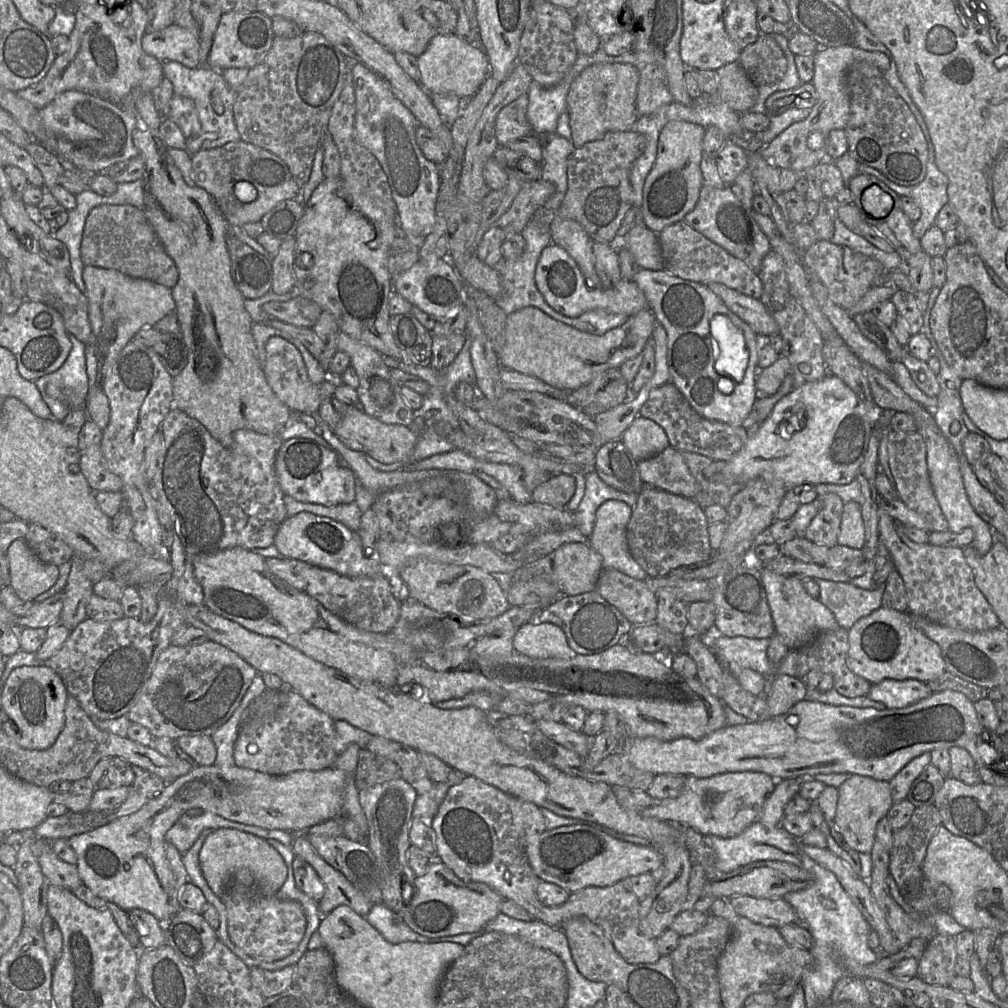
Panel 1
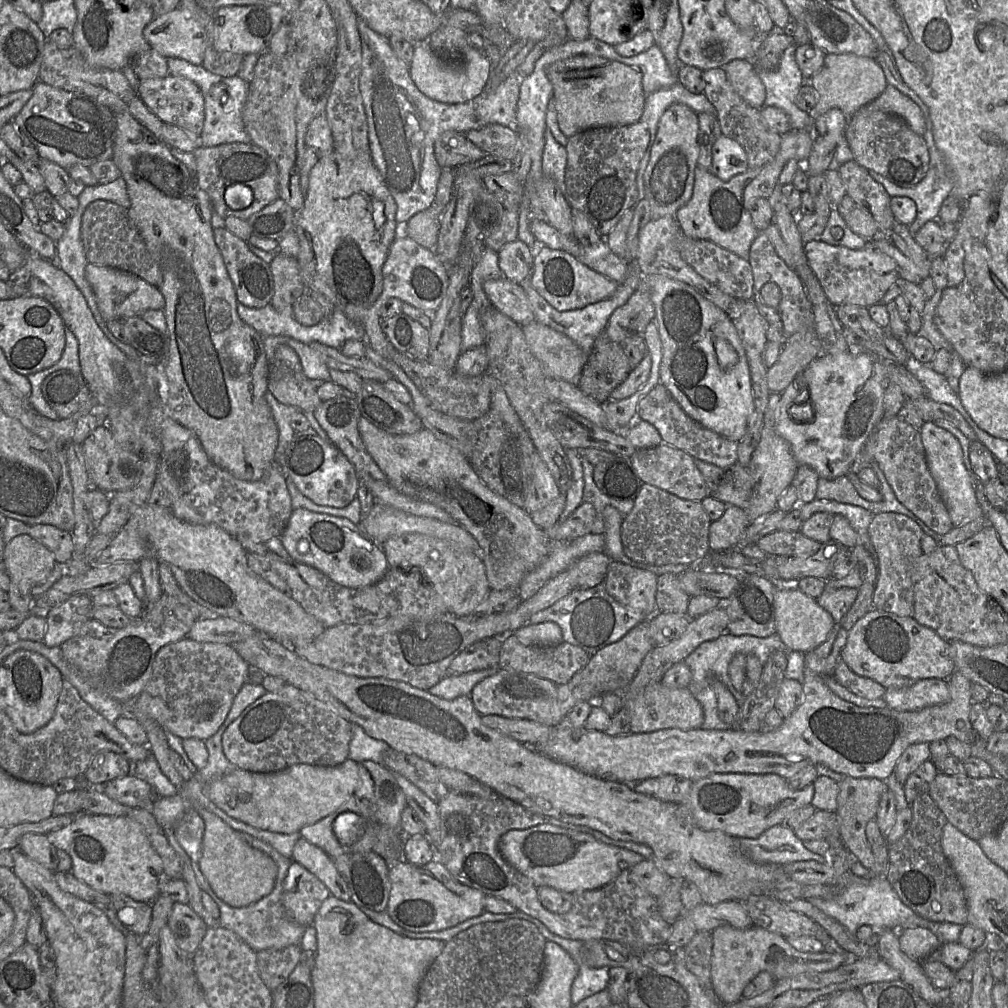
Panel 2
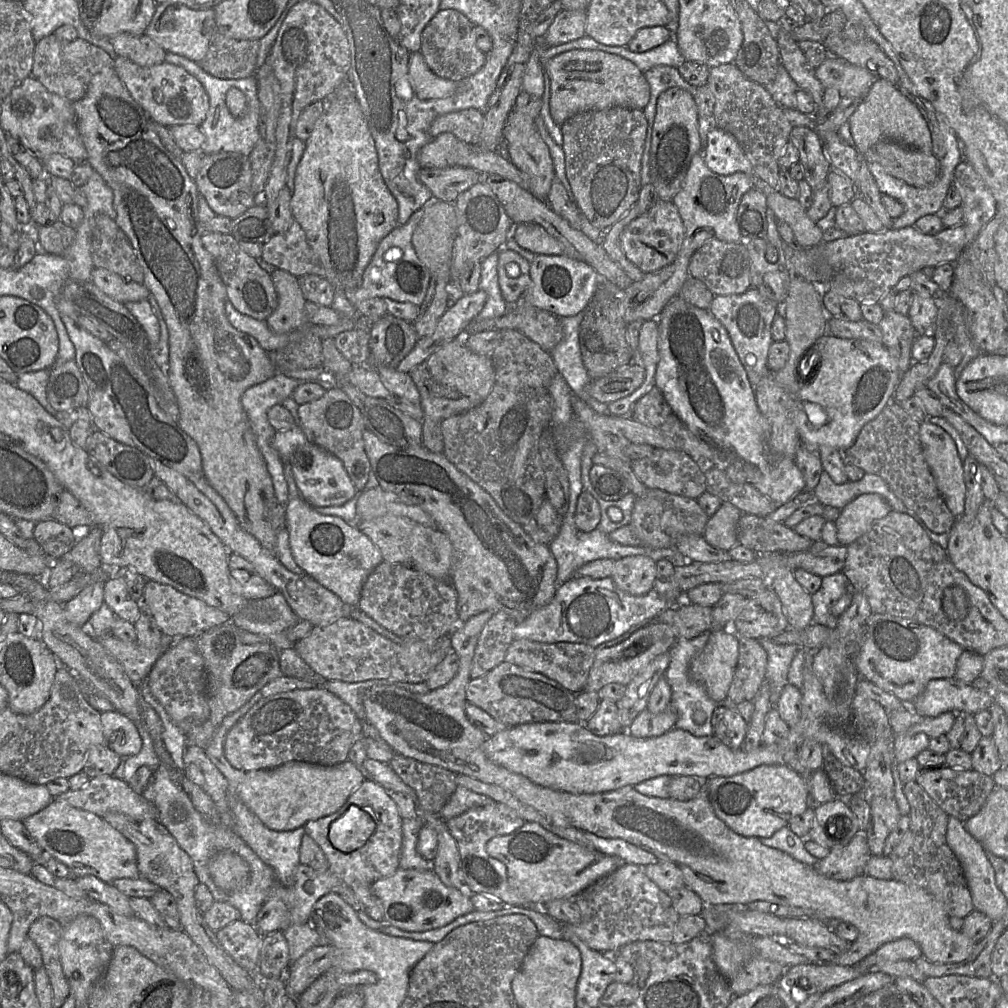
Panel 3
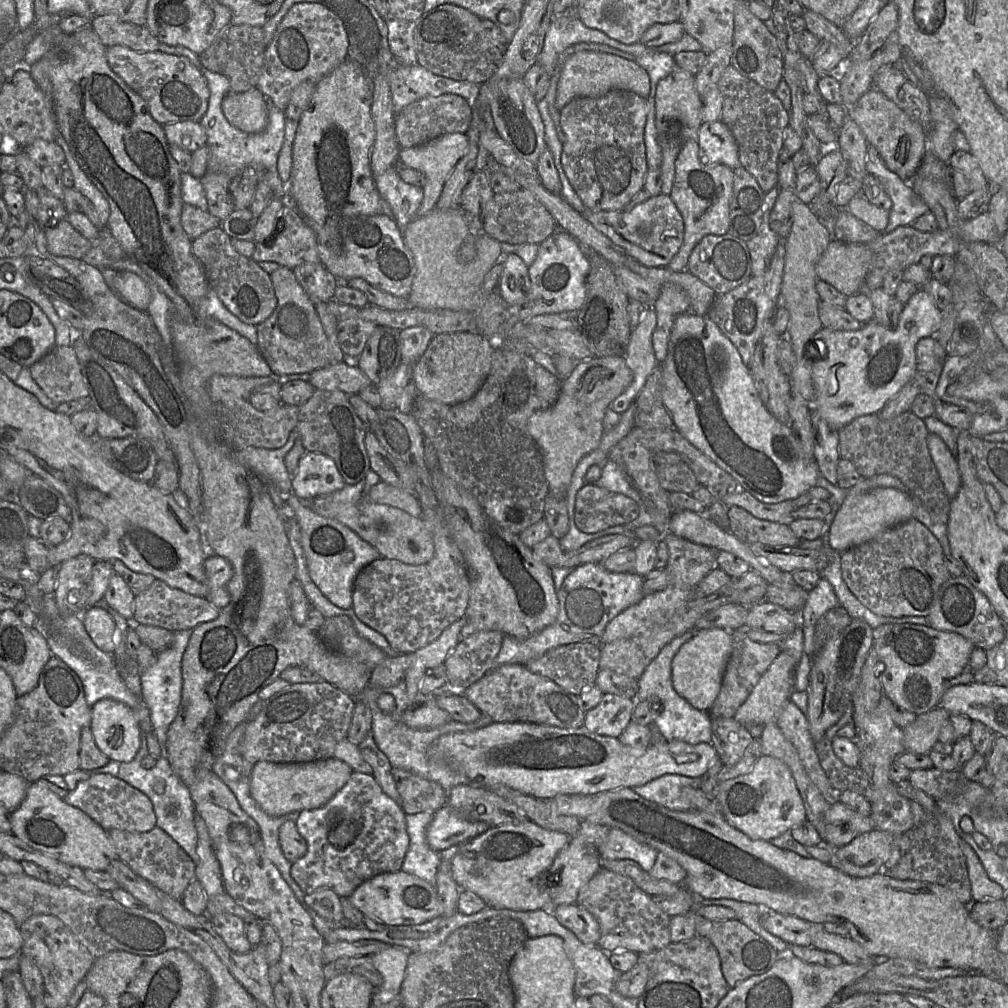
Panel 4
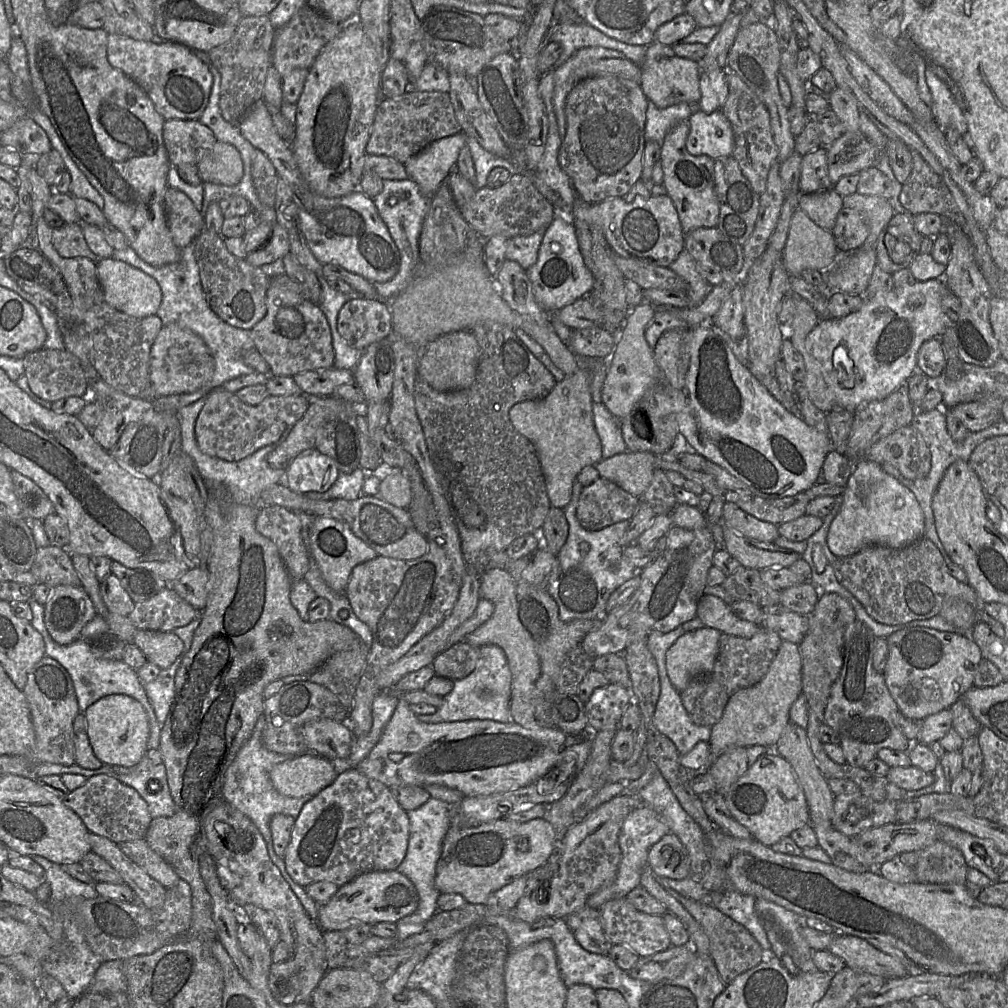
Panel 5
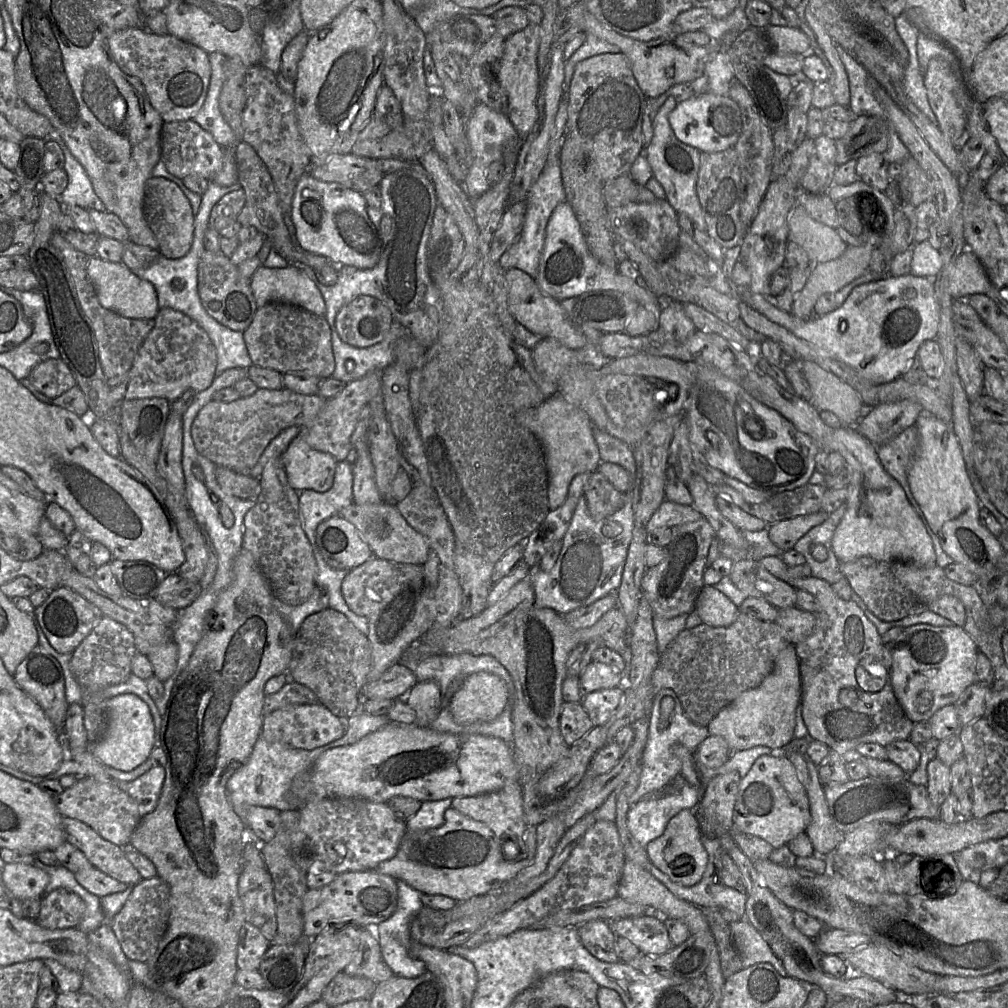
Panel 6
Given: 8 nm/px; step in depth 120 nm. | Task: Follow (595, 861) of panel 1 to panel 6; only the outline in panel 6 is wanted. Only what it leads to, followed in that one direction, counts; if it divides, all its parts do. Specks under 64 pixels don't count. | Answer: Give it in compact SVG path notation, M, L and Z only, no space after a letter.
M452 807L445 811L444 818L440 827L418 832L407 831L395 856L379 863L375 871L395 880L403 880L420 893L442 894L462 902L496 890L514 879L534 860L537 849L535 826L527 826L523 834L526 849L521 851L514 840L508 839L503 845L486 824Z

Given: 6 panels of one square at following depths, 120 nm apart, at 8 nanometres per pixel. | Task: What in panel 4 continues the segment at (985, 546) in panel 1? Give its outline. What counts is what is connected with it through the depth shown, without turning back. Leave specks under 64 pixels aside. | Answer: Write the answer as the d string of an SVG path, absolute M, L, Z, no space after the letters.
M928 433L927 446L947 496L953 499L962 486L957 458L937 434Z

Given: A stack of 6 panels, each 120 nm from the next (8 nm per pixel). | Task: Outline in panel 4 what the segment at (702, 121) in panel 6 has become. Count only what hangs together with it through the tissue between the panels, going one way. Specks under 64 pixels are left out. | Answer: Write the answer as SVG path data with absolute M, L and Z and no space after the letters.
M721 120L703 122L699 128L697 143L702 164L721 164L731 169L742 166L736 139Z

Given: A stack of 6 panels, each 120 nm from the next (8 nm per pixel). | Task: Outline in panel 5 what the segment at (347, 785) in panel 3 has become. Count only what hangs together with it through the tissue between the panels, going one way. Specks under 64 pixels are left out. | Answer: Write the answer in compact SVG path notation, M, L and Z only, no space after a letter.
M315 753L291 757L274 765L270 771L273 787L290 797L314 797L331 785L337 776L333 762Z

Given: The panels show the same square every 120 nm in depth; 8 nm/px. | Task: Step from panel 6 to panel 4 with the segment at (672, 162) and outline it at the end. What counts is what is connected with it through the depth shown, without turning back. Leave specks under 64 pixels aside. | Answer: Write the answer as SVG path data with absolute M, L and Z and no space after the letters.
M688 140L675 161L675 178L670 196L684 221L684 238L679 251L667 266L674 272L687 270L692 250L705 236L724 235L729 231L733 170L721 164L702 164L698 153L697 141Z

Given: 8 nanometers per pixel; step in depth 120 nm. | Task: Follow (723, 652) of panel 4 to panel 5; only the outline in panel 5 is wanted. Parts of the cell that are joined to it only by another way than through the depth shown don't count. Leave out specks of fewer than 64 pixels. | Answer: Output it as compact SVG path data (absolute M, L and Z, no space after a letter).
M704 626L680 636L666 652L666 670L673 687L680 693L689 681L712 671L721 632Z

